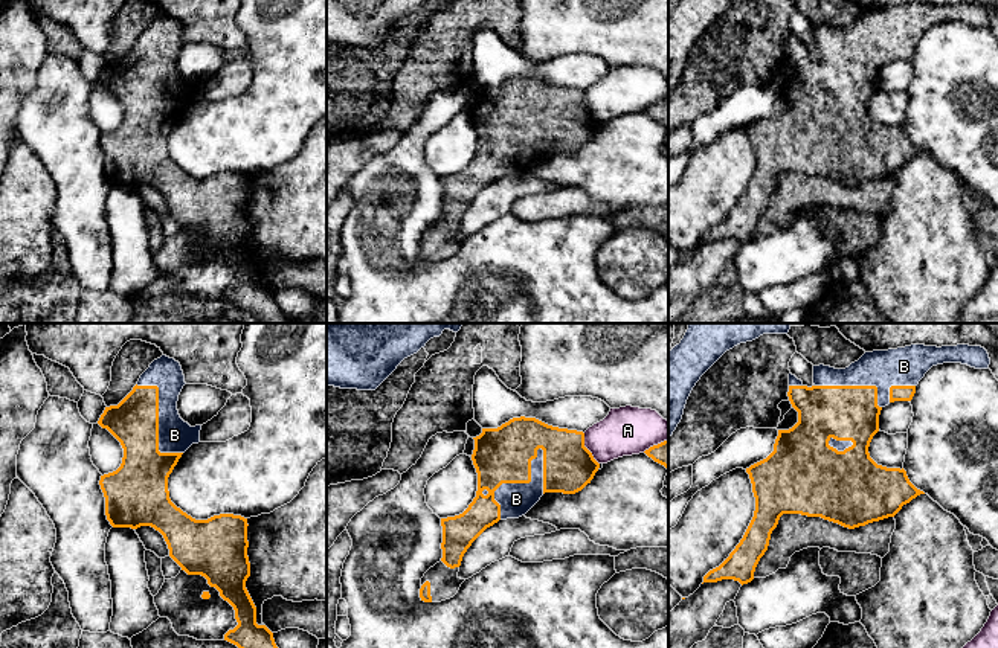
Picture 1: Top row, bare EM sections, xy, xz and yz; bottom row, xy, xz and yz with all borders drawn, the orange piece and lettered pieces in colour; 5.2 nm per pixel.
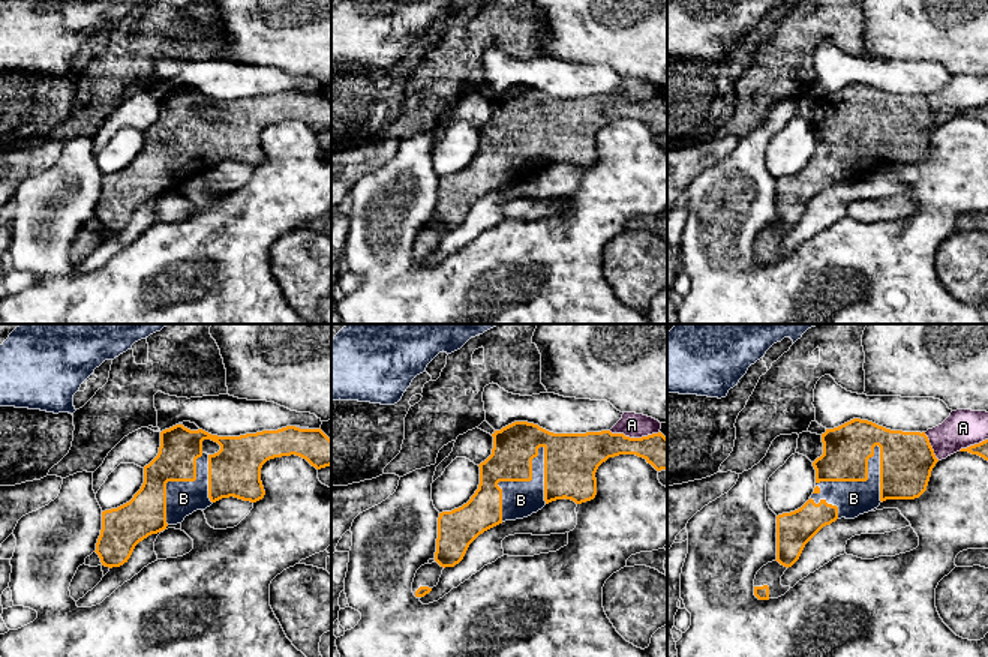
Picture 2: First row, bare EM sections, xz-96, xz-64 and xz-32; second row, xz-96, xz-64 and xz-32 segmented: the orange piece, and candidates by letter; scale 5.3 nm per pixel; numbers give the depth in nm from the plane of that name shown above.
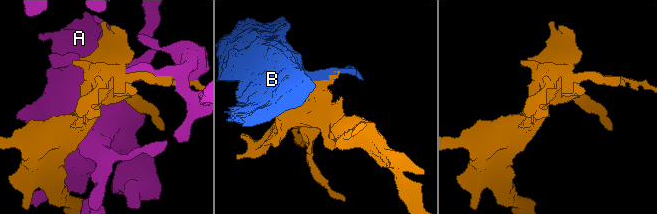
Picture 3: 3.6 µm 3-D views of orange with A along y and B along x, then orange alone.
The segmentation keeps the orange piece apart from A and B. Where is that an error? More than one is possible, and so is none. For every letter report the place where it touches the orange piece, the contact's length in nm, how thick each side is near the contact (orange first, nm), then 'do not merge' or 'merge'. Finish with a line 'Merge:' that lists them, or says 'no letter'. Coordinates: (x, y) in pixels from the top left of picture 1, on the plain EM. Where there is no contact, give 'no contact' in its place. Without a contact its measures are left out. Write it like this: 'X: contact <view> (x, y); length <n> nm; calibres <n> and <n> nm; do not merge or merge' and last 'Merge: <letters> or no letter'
A: contact xz (586, 107); length 190 nm; calibres 280 and 260 nm; do not merge
B: contact xz (515, 141); length 440 nm; calibres 300 and 180 nm; merge
Merge: B

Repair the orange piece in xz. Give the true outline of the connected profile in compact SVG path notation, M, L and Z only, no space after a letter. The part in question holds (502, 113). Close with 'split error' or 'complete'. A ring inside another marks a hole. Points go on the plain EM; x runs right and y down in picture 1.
M513 76L497 87L482 87L472 113L478 131L478 149L468 166L455 175L441 177L443 217L421 236L420 256L441 261L453 256L465 238L458 235L464 212L472 201L499 178L525 174L545 151L575 152L600 127L584 105L584 91L548 84L536 76Z | split error

